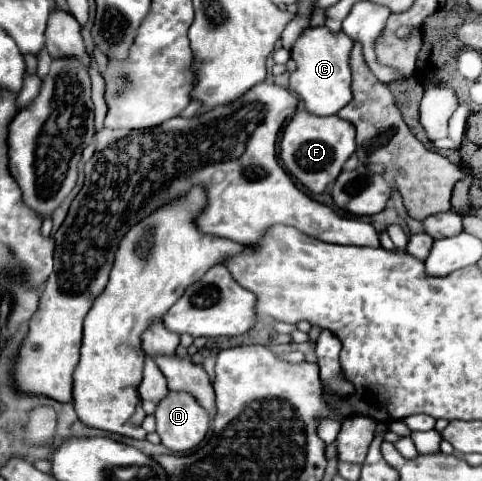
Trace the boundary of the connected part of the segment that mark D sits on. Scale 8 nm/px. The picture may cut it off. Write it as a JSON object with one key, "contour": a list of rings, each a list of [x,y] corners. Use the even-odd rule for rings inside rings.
{"contour":[[[169,391],[167,397],[159,401],[155,419],[161,443],[173,453],[195,449],[209,429],[209,413],[197,405],[189,393]]]}

